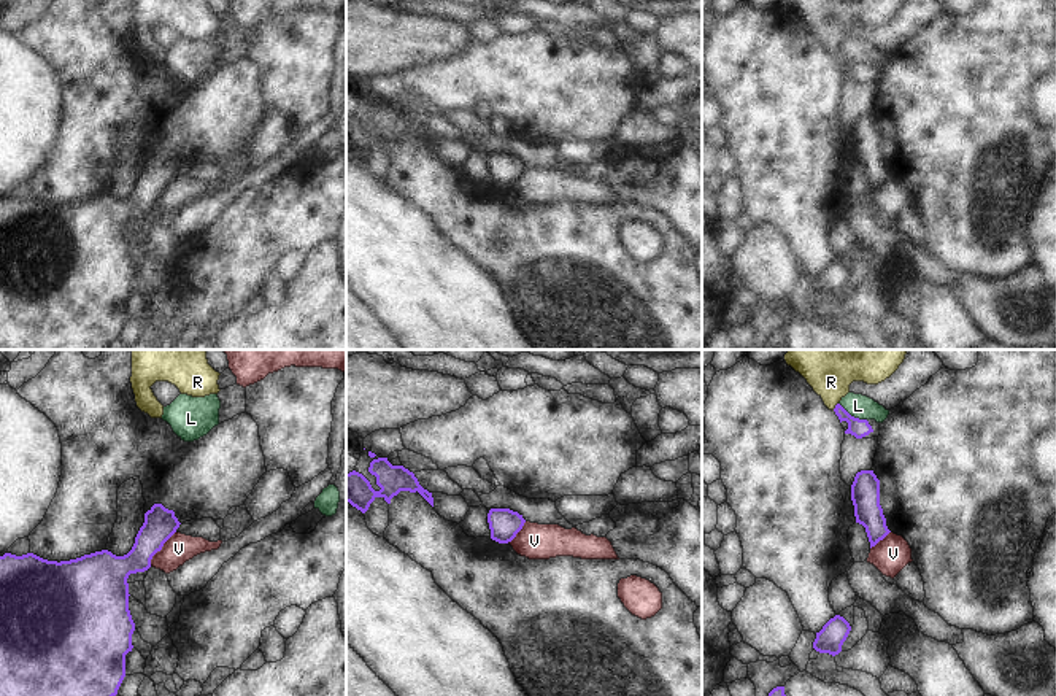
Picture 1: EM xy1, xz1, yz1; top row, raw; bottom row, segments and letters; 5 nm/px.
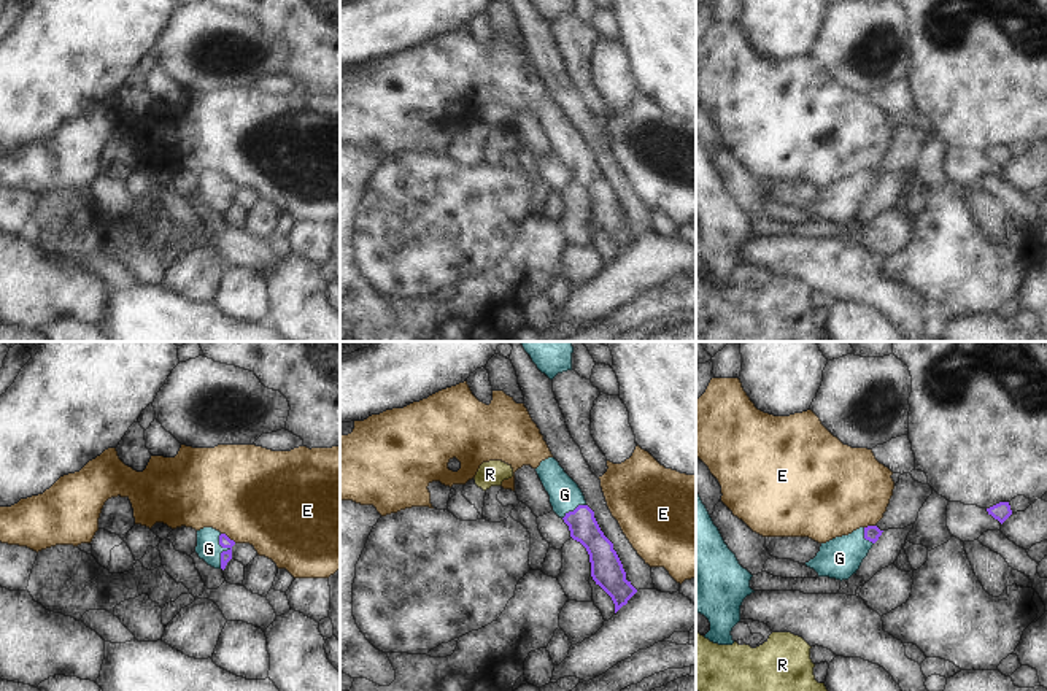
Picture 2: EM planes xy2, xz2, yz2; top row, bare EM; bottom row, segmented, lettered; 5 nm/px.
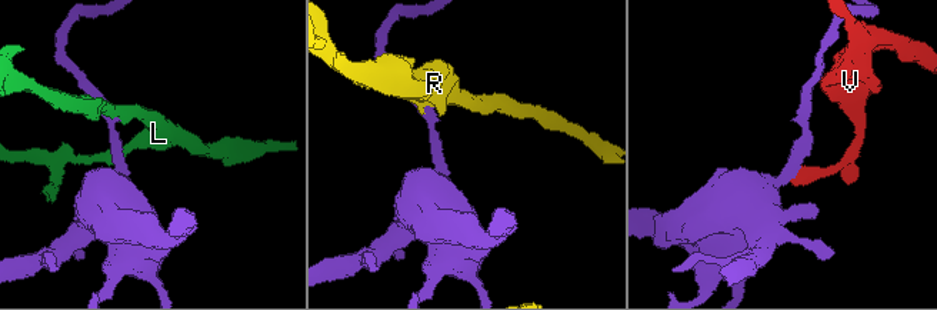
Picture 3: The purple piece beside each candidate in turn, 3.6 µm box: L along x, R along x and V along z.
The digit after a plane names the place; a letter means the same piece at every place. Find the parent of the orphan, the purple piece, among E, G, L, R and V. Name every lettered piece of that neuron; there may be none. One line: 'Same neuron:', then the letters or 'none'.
Same neuron: G

